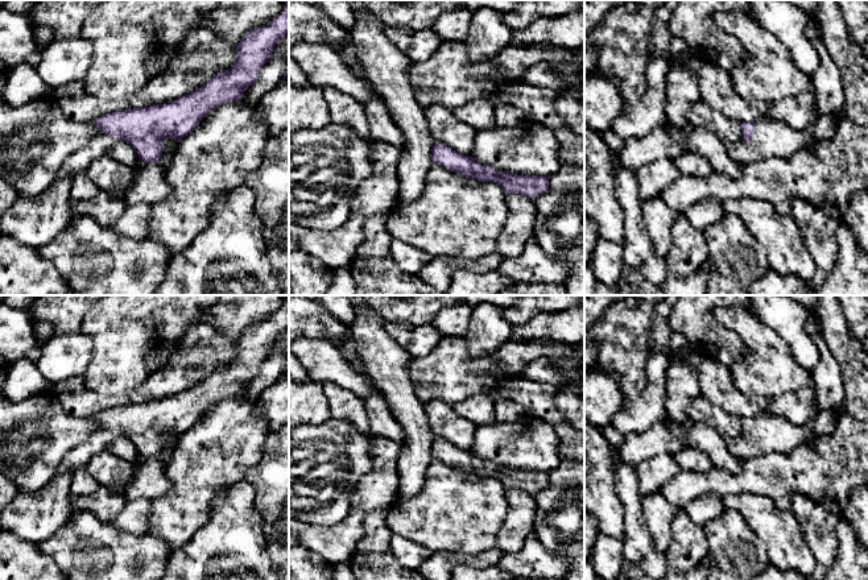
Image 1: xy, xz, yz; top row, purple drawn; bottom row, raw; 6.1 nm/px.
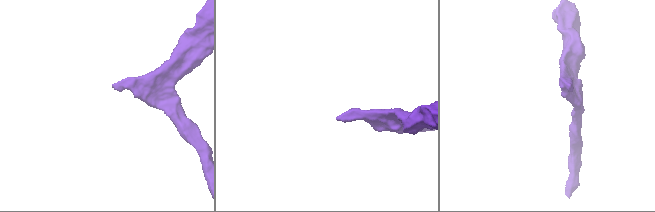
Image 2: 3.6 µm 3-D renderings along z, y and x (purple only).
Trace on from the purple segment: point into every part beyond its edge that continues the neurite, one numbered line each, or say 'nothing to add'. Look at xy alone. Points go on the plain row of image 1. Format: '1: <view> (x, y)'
1: xy (78, 456)

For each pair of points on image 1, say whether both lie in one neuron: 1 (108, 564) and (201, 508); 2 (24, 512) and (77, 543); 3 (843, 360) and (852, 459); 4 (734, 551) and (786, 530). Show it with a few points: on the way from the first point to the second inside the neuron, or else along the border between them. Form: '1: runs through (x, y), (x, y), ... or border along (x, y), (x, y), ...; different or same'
1: border along (148, 533), (158, 537), (172, 550); different
2: border along (70, 512), (66, 521), (50, 537), (37, 543); different
3: border along (847, 413), (854, 418); different
4: border along (742, 517), (745, 525), (763, 542), (771, 563); different

